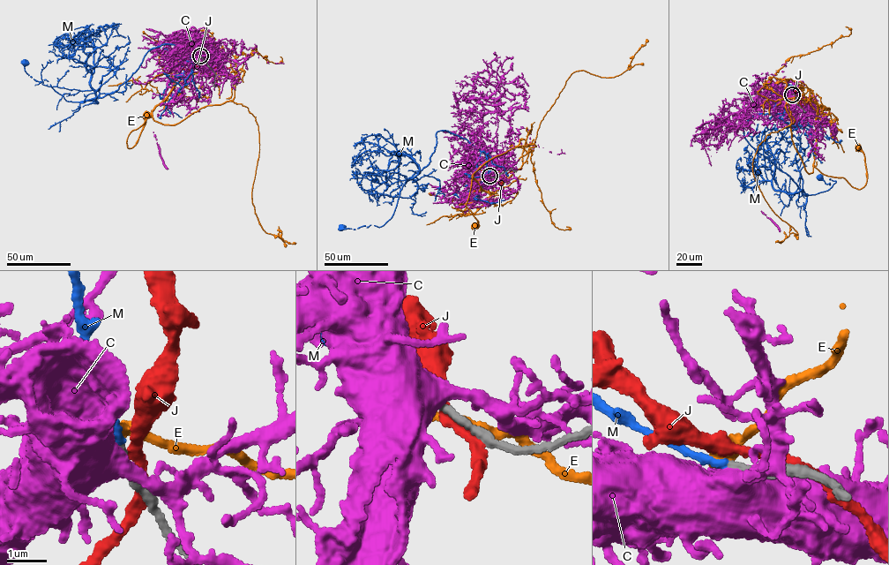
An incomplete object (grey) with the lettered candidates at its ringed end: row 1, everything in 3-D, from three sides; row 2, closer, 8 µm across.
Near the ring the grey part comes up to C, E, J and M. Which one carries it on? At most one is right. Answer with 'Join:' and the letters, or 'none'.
Join: M

